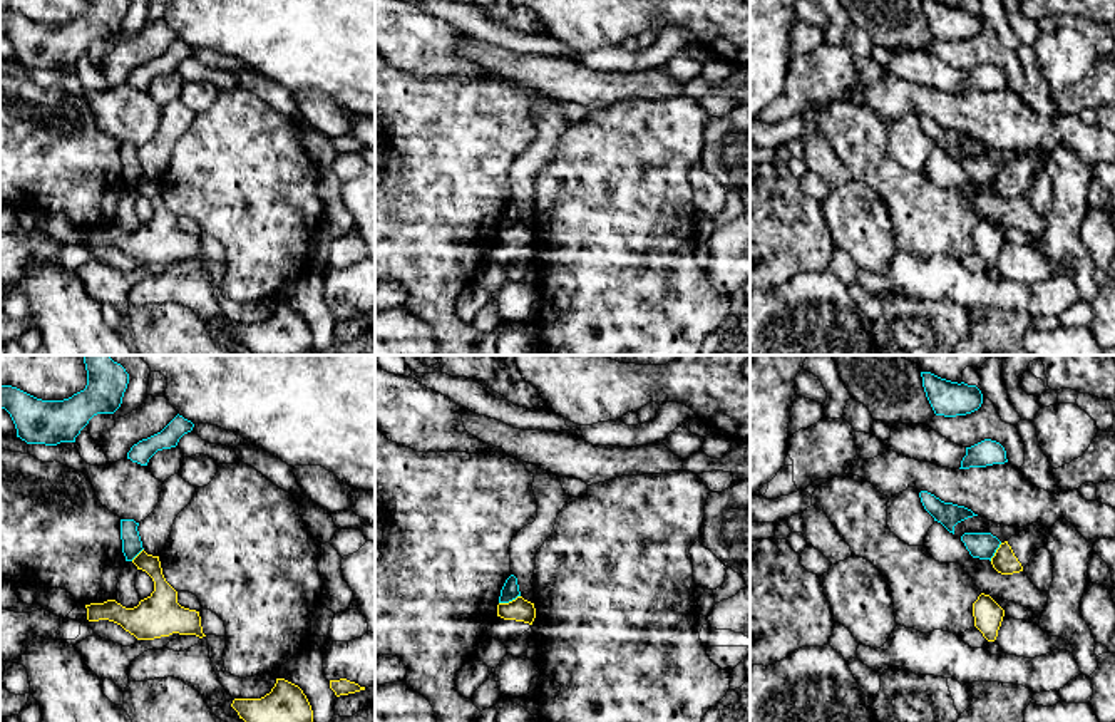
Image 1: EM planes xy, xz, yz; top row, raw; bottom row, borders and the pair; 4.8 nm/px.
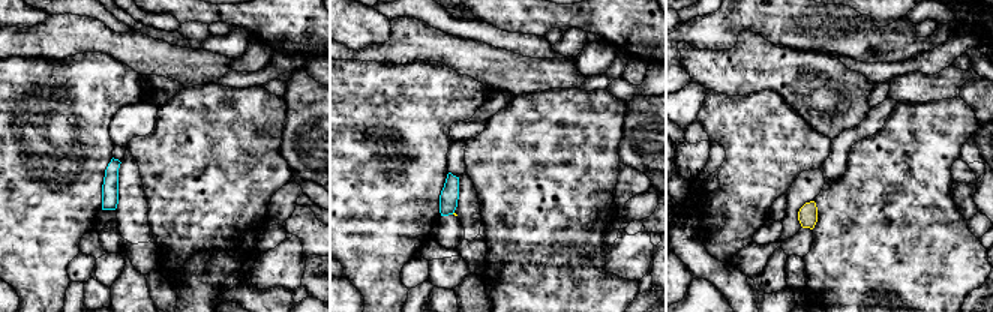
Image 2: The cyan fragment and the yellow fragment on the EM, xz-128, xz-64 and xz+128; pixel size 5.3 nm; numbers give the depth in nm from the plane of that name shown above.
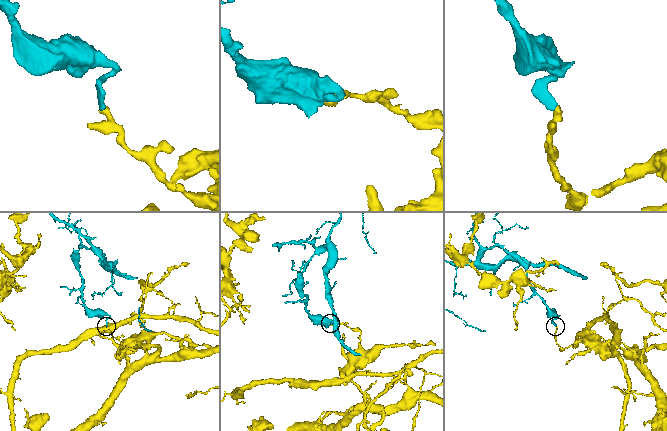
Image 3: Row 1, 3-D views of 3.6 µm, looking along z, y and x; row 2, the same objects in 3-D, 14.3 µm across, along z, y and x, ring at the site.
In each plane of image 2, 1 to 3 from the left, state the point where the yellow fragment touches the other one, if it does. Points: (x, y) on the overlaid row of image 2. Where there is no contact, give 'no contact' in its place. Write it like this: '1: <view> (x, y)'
1: no contact
2: no contact
3: no contact

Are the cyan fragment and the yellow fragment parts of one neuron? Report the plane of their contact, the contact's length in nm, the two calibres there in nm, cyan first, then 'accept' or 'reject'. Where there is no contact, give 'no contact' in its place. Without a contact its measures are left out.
xz | 110 nm | 90/110 nm | reject

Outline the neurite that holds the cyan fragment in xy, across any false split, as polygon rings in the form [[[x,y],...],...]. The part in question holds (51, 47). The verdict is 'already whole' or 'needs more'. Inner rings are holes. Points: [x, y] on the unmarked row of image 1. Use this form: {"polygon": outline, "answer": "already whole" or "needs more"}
{"polygon": [[[87,0],[84,15],[64,25],[42,25],[17,12],[0,10],[5,34],[27,69],[57,70],[75,62],[97,39],[114,39],[129,8],[129,0]]], "answer": "already whole"}

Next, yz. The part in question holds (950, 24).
{"polygon": [[[938,0],[921,2],[926,22],[936,40],[966,40],[983,28],[983,18],[976,10],[951,7]]], "answer": "already whole"}

